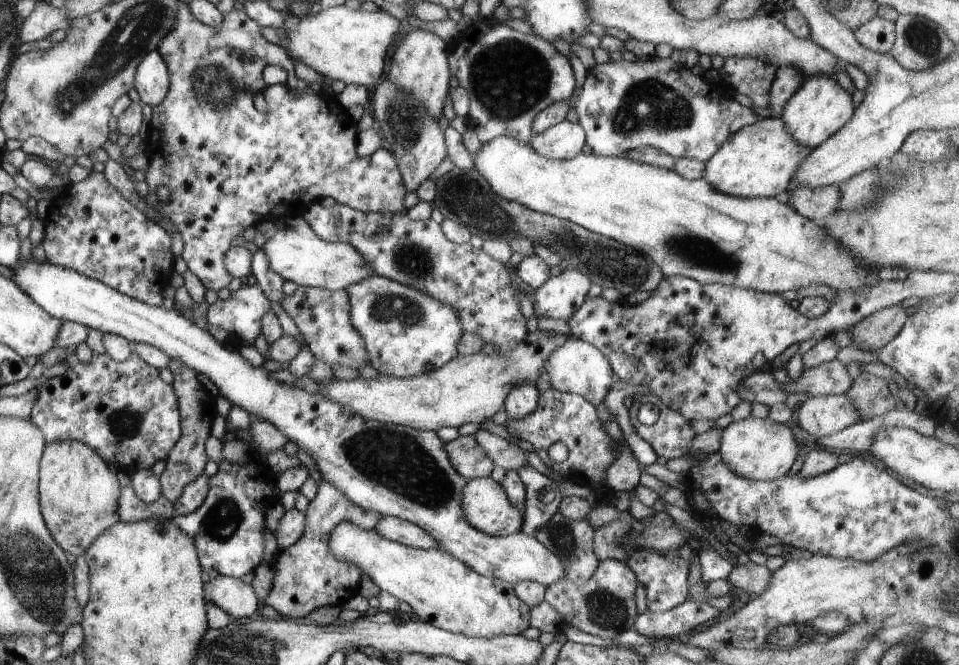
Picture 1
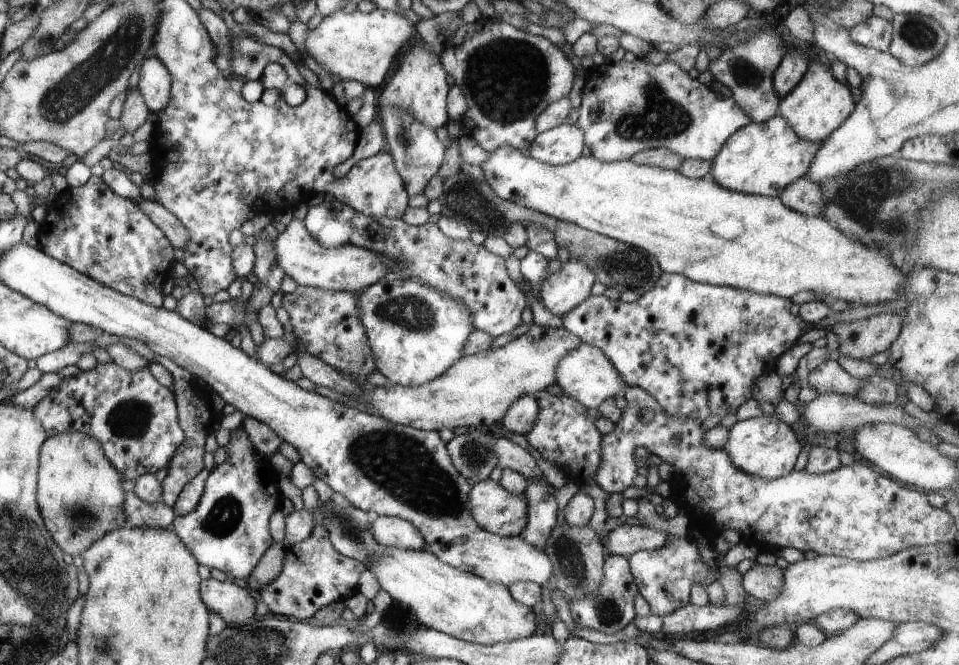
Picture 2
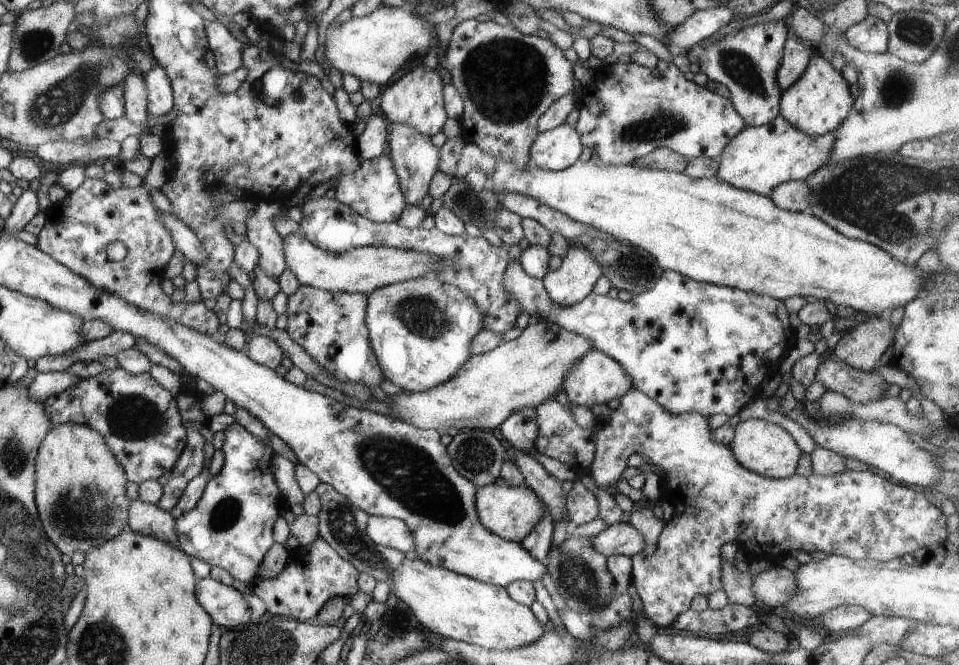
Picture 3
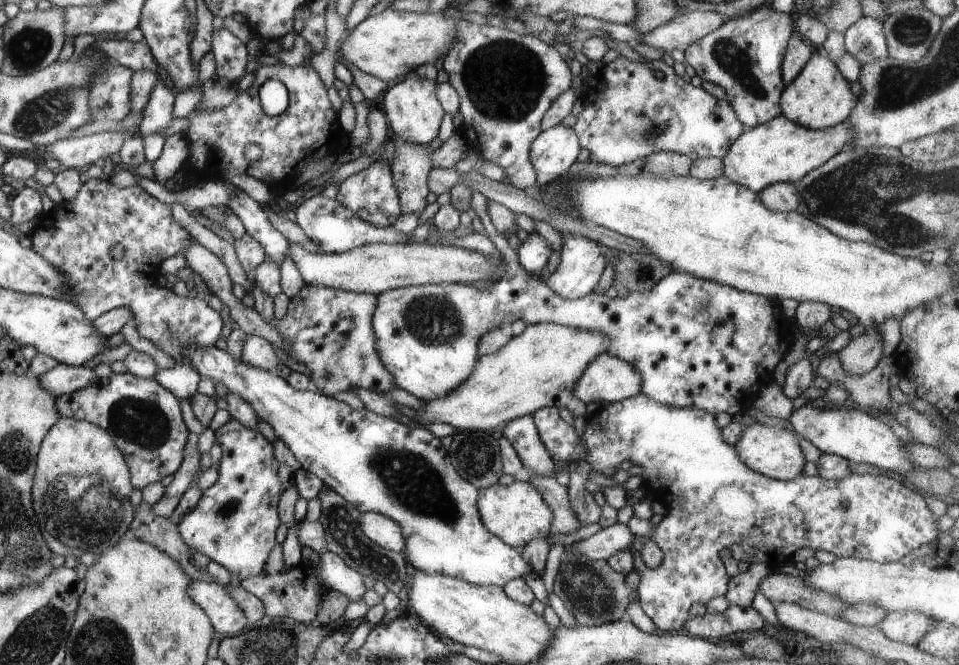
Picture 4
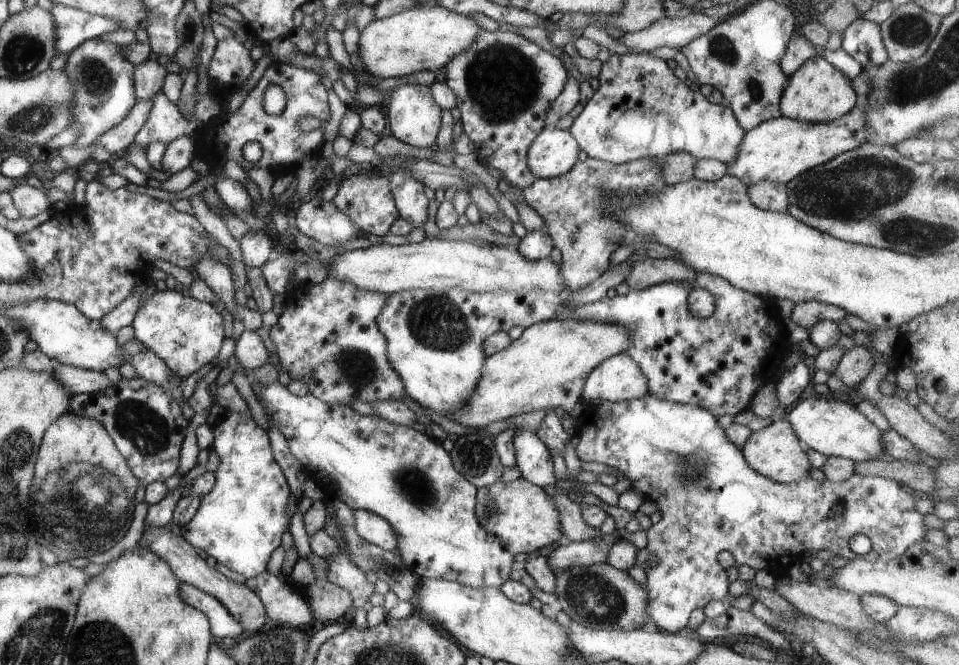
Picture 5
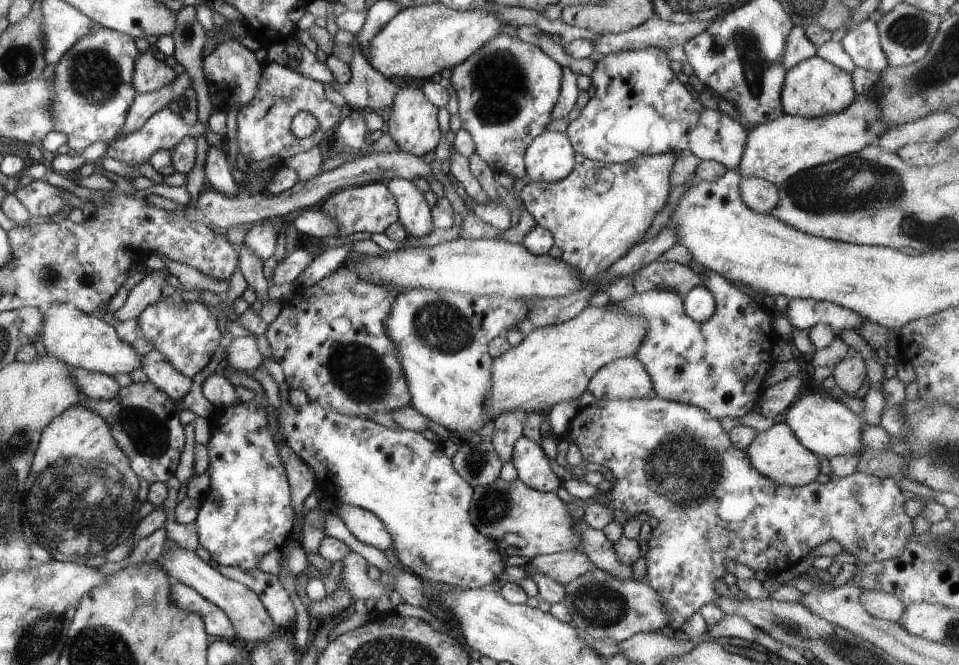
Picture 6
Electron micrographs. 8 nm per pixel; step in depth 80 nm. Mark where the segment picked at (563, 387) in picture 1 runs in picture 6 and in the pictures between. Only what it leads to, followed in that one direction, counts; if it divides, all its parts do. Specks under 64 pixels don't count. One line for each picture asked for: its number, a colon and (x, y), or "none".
2: (586, 374)
3: (595, 379)
4: (608, 378)
5: (619, 378)
6: (626, 378)

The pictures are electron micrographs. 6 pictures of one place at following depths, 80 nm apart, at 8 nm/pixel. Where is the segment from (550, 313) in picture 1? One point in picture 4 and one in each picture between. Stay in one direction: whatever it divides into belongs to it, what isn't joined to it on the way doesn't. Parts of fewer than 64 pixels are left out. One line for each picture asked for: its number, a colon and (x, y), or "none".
2: (561, 291)
3: (574, 280)
4: (583, 261)

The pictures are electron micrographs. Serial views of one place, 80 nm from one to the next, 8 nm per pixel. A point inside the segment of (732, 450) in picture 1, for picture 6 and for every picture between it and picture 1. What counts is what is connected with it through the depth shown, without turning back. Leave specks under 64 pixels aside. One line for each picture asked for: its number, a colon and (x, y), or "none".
2: (766, 447)
3: (764, 448)
4: (774, 451)
5: (775, 452)
6: (776, 453)

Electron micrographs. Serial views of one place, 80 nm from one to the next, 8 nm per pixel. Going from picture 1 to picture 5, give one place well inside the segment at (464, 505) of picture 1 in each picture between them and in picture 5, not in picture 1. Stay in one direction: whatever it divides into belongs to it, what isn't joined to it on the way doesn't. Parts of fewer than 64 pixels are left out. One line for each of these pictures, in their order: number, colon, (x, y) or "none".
2: (497, 510)
3: (511, 511)
4: (517, 514)
5: (523, 516)

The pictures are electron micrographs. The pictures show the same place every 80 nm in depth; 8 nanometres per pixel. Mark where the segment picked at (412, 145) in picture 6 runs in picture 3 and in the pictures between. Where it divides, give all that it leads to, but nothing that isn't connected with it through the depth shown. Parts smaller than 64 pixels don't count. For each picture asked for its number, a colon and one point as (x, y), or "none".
3: (415, 98)
4: (414, 113)
5: (413, 117)

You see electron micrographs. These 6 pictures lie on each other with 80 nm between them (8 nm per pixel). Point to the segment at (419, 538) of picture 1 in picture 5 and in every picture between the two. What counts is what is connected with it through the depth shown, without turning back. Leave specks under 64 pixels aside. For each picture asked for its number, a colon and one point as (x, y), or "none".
2: (387, 531)
3: (389, 532)
4: (384, 532)
5: (372, 528)

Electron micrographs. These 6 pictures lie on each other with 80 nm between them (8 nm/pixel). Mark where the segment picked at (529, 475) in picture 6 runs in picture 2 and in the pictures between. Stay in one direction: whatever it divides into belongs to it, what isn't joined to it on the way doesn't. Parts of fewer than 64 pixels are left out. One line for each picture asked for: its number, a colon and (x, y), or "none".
2: (520, 419)
3: (520, 429)
4: (522, 433)
5: (533, 458)

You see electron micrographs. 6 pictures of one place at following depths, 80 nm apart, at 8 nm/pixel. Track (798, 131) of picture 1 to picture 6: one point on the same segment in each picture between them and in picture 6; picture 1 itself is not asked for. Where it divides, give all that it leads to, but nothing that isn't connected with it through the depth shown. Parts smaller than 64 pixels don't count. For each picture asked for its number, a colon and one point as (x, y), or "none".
2: (819, 103)
3: (818, 102)
4: (819, 97)
5: (817, 92)
6: (813, 88)

